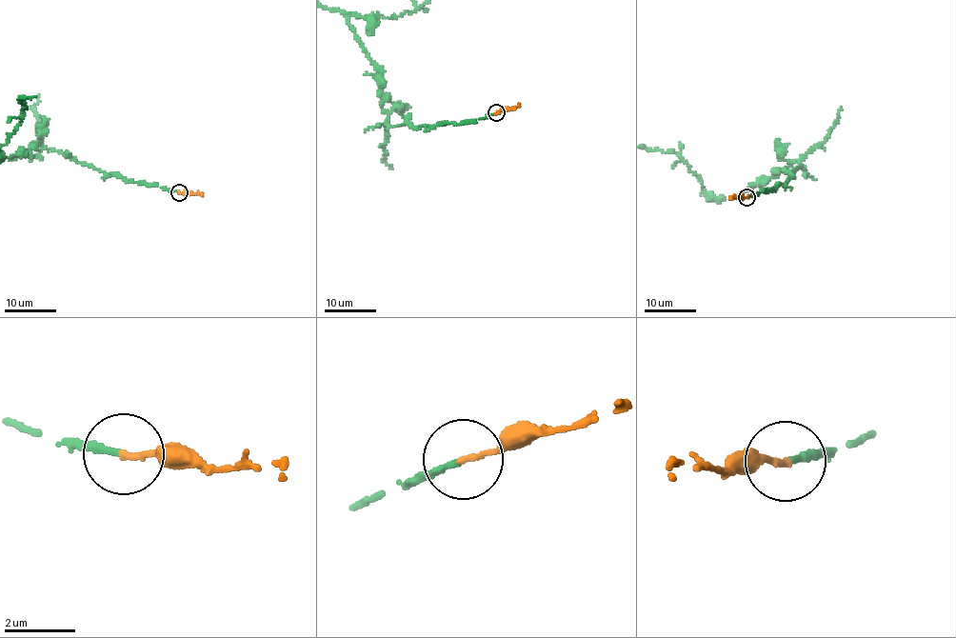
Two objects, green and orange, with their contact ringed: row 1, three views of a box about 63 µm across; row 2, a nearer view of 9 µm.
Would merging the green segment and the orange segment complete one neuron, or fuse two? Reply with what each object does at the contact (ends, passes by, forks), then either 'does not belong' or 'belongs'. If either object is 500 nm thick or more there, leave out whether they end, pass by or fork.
green ends there; orange ends there; belongs

